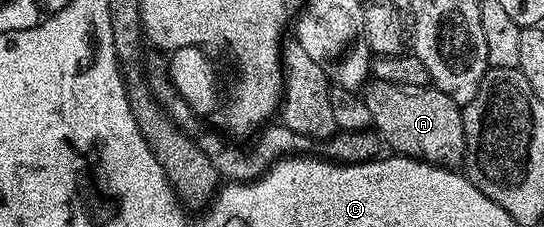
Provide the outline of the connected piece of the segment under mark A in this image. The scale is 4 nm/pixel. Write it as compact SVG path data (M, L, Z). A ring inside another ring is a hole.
M373 80L364 87L363 97L367 112L371 112L372 129L388 149L393 149L390 151L394 155L419 158L446 168L456 167L464 159L462 107L436 86L404 86Z

